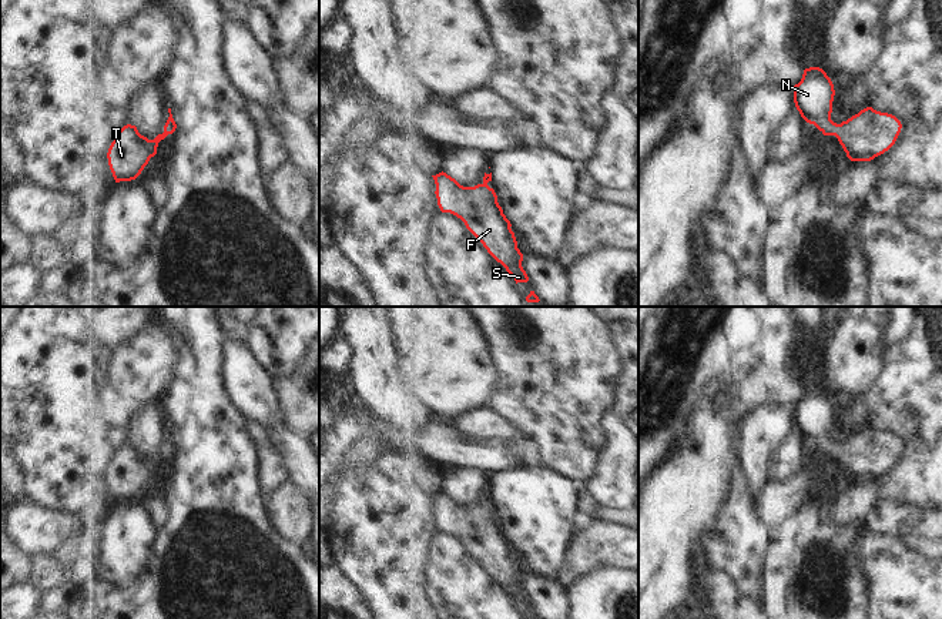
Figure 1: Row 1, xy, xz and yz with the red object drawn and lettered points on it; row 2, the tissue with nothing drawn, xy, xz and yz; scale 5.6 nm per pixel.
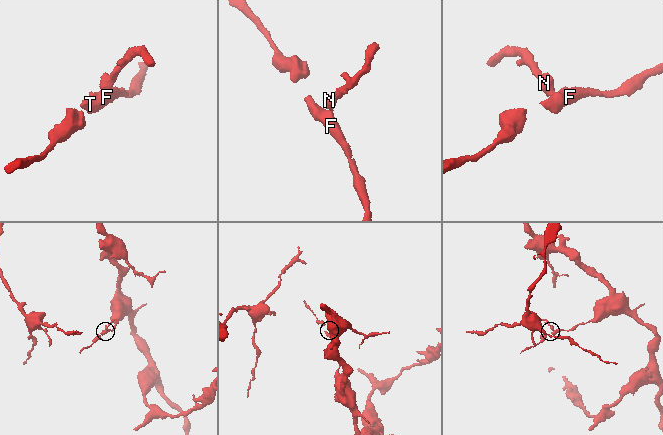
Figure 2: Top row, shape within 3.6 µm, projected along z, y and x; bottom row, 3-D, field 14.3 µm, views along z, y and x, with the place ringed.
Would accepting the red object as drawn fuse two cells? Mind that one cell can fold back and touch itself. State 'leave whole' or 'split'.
leave whole

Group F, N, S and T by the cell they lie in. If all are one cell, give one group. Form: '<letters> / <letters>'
F N S T

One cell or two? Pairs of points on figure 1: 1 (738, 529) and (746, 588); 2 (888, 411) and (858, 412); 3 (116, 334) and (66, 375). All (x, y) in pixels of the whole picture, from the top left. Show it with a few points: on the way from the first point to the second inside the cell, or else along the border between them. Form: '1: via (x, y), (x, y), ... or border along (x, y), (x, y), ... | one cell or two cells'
1: via (738, 544), (744, 574) | one cell
2: border along (865, 394), (870, 425) | two cells
3: border along (89, 321), (90, 327), (114, 350) | two cells

